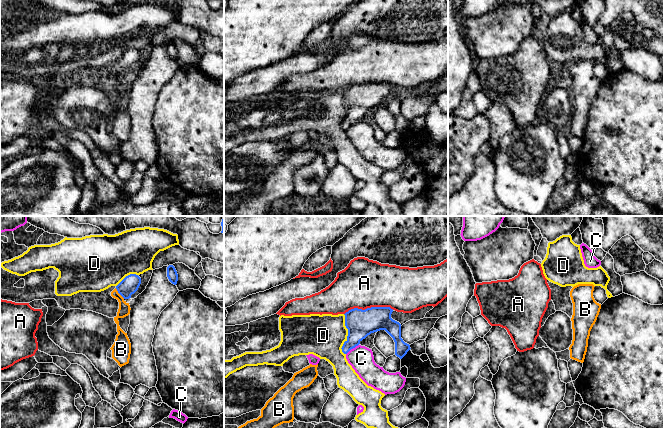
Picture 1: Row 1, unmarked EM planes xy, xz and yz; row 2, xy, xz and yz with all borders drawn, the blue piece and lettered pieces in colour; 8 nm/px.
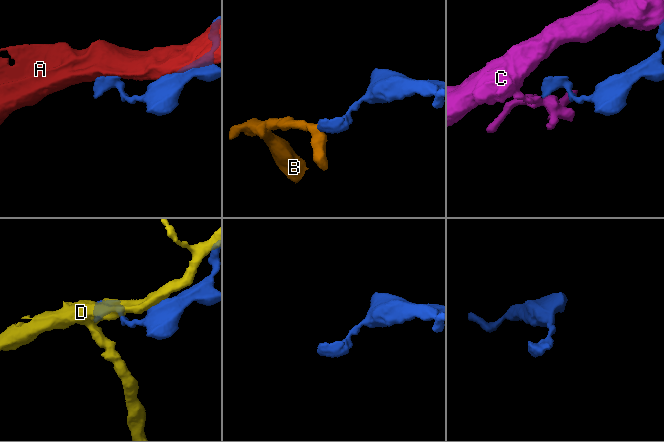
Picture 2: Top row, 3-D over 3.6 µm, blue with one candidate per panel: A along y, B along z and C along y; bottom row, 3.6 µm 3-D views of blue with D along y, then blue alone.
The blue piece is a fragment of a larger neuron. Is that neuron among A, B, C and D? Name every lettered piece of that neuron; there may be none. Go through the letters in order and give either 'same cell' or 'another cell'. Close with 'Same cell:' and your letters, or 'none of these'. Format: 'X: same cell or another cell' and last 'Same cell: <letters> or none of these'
A: another cell
B: same cell
C: another cell
D: another cell
Same cell: B

